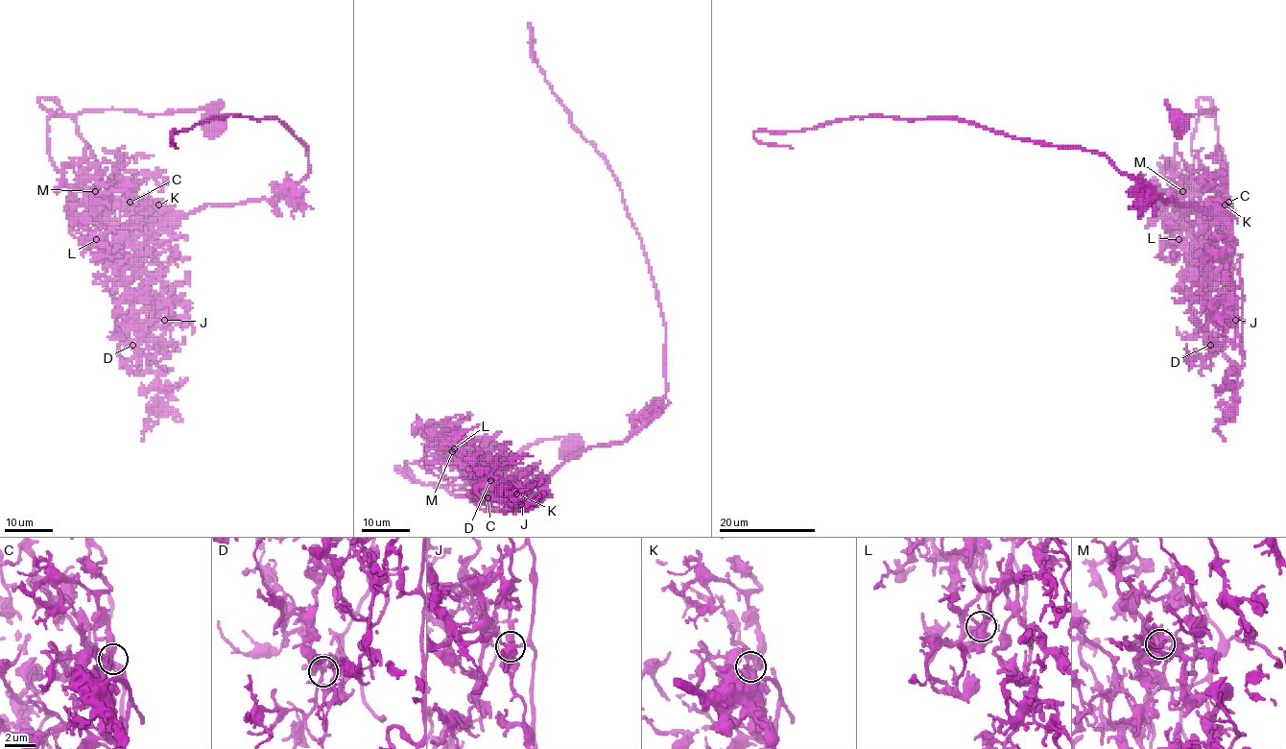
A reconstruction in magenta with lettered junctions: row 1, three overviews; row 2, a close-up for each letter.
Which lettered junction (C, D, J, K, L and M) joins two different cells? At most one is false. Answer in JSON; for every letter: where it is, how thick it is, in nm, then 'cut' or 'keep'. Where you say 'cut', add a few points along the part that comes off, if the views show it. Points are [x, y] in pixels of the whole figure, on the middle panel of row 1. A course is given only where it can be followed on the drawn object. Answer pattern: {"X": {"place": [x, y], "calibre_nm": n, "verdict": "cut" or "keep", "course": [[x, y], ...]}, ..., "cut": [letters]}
{"C": {"place": [488, 497], "calibre_nm": 380, "verdict": "keep"}, "D": {"place": [490, 480], "calibre_nm": 240, "verdict": "keep"}, "J": {"place": [521, 504], "calibre_nm": 180, "verdict": "keep"}, "K": {"place": [516, 494], "calibre_nm": 320, "verdict": "cut", "course": [[516, 494], [625, 442], [666, 393], [639, 235], [529, 23], [535, 62]]}, "L": {"place": [454, 448], "calibre_nm": 400, "verdict": "keep"}, "M": {"place": [452, 451], "calibre_nm": 340, "verdict": "keep"}, "cut": ["K"]}

